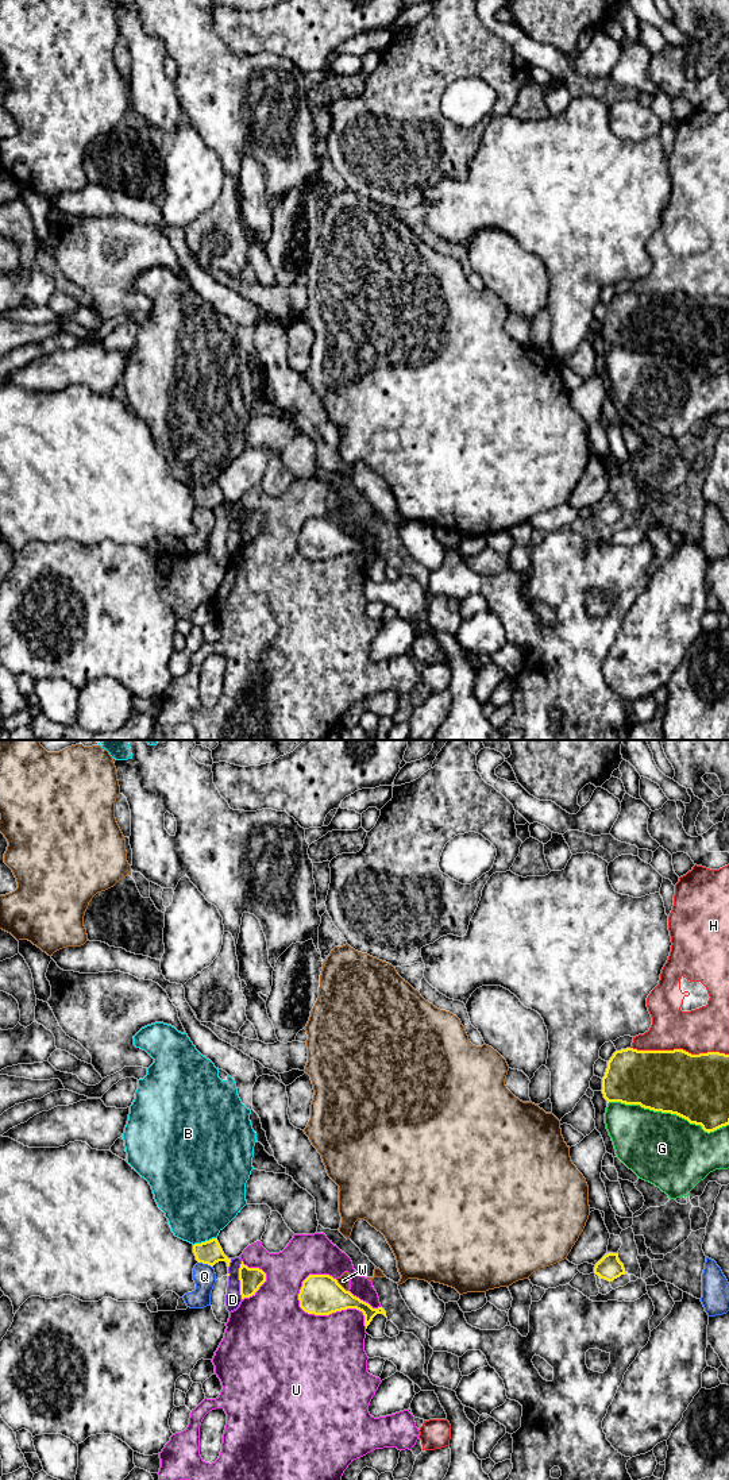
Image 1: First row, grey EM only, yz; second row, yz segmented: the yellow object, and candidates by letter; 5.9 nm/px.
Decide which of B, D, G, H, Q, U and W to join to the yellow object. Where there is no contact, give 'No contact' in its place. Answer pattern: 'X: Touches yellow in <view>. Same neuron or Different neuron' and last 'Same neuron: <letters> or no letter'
B: Touches yellow in yz. Different neuron
D: Touches yellow in yz. Different neuron
G: Touches yellow in yz. Different neuron
H: Touches yellow in yz. Different neuron
Q: Touches yellow in yz. Different neuron
U: Touches yellow in yz. Different neuron
W: Touches yellow in yz. Different neuron
Same neuron: no letter

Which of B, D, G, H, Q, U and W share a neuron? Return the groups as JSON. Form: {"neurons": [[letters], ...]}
{"neurons": [["B"], ["D"], ["G"], ["H"], ["Q"], ["U"], ["W"]]}

